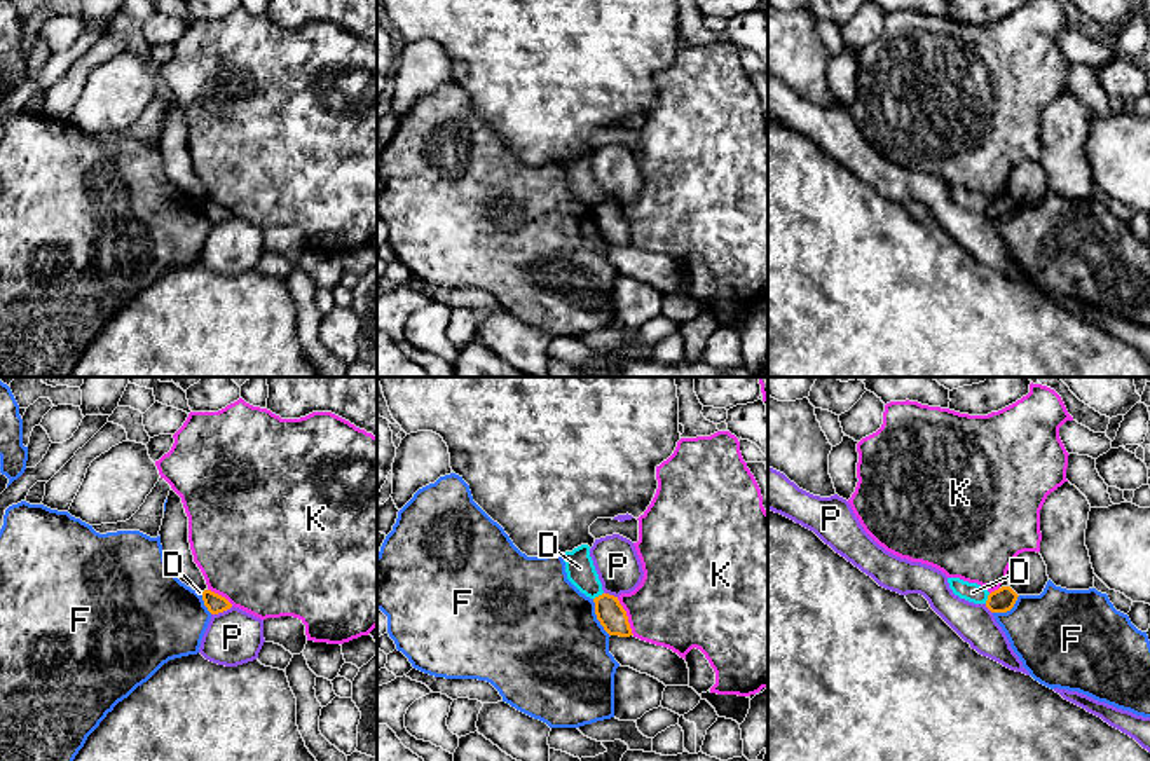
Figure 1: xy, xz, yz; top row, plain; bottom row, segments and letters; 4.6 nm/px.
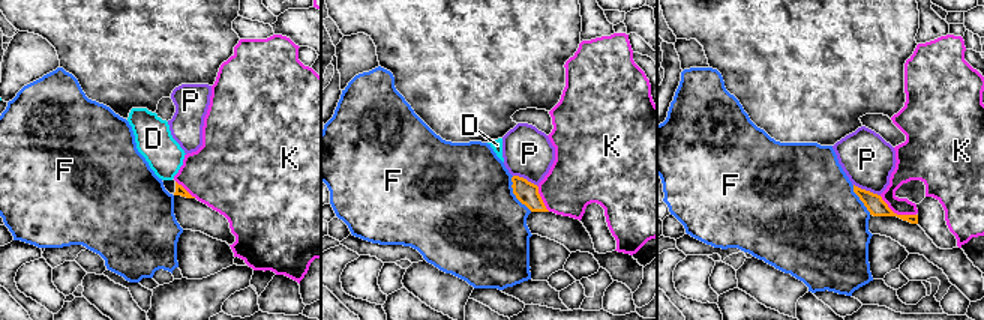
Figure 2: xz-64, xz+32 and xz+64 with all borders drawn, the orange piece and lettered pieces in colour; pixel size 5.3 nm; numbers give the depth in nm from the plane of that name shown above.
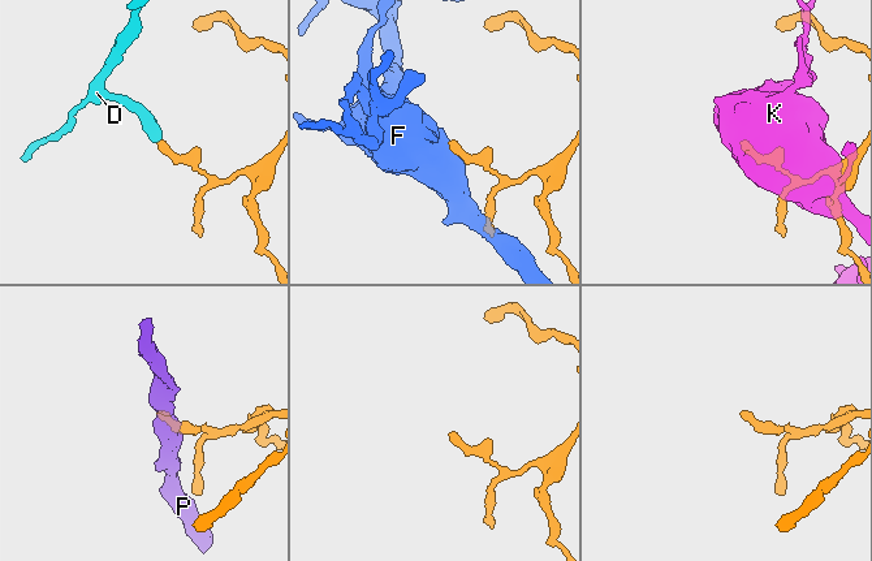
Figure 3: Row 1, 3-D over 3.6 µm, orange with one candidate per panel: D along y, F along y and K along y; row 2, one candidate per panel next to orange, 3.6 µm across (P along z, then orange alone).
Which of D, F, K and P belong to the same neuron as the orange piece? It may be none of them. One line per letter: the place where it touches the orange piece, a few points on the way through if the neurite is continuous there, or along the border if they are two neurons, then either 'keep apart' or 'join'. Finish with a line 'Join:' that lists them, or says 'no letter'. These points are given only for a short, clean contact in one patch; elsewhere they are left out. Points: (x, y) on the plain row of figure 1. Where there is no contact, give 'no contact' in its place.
D: xz (599, 205) | along xz (602, 201), (594, 208) | keep apart
F: xz (597, 227) | along xz (592, 208), (595, 227), (609, 245) | keep apart
K: xz (627, 226) | keep apart
P: xy (222, 220) | along xy (232, 215), (212, 224) | keep apart
Join: no letter

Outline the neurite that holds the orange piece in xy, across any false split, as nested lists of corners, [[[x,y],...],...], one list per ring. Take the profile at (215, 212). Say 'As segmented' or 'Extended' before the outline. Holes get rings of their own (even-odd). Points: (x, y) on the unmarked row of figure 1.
As segmented. [[[211,199],[202,201],[202,209],[211,223],[218,223],[232,216],[232,213],[225,206]]]

